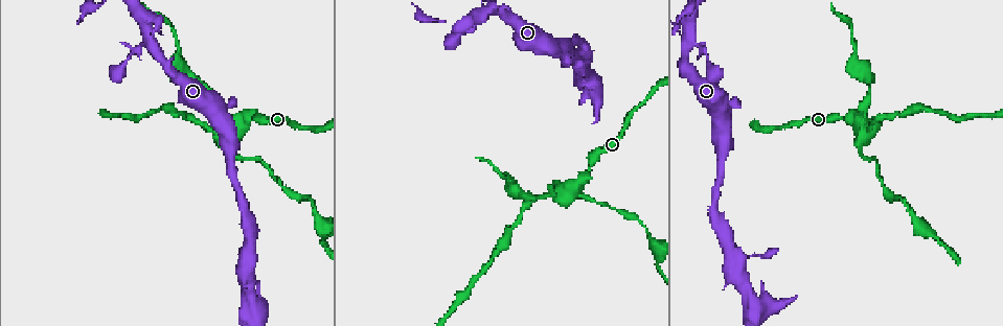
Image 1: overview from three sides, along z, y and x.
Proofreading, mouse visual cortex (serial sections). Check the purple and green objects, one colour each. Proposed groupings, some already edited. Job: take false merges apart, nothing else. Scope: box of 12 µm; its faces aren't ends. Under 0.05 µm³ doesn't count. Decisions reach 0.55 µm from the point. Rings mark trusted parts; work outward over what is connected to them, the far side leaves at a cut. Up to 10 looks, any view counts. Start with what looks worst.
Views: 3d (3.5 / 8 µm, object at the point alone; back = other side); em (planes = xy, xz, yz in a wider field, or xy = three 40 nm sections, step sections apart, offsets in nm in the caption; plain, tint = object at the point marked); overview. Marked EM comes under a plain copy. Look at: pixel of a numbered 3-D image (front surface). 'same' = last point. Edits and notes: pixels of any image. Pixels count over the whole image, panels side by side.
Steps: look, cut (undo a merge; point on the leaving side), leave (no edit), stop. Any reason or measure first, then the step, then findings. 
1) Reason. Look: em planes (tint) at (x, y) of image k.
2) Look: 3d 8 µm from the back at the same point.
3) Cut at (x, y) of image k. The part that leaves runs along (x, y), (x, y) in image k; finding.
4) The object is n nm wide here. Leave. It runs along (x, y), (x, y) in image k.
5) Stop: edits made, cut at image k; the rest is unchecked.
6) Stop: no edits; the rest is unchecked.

Narrows sharply. Look: 3d 3.5 µm at (869, 132) of image 1.

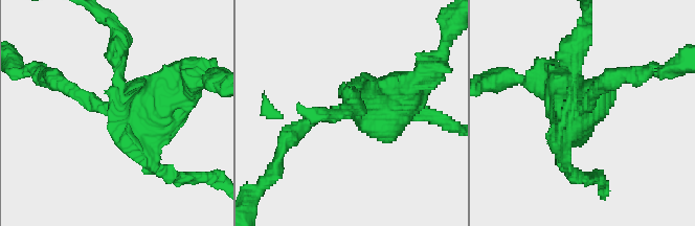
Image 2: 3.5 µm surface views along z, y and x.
Look: em xy step 5 (tint) at (129, 111) of image 2.

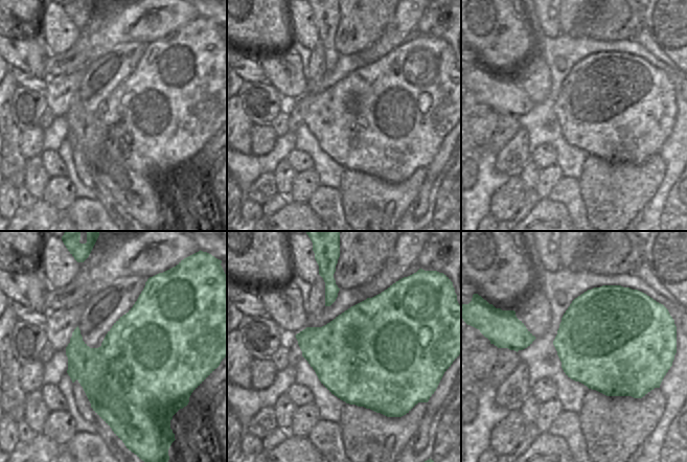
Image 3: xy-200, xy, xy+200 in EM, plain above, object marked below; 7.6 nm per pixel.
Cut at (175, 179) of image 2. The part that leaves runs along (121, 98), (118, 30), (112, 24) in image 2; a second cell is stuck on.

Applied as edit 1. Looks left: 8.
Look: 3d 3.5 µm from the back at (718, 115) of image 1.

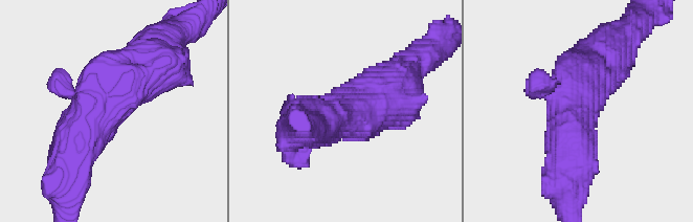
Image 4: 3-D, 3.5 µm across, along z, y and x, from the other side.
Look: em planes (tint) at (96, 113) of image 4.

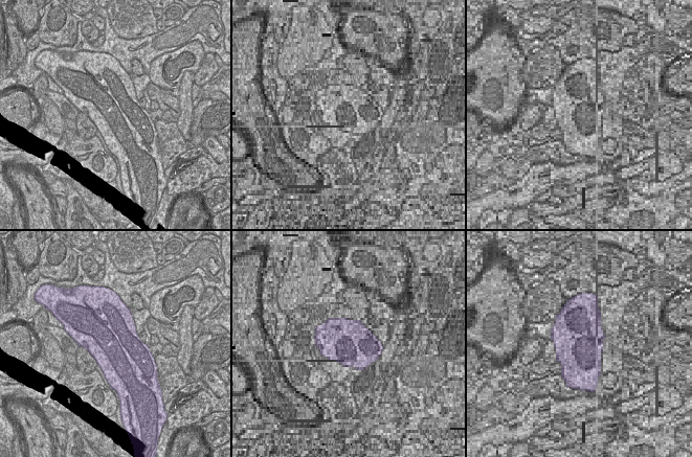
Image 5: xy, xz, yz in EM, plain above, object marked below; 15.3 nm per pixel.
Leave. It runs along (148, 68), (83, 126), (64, 174) in image 4; one cell here.

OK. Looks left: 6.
Look: 3d 3.5 µm at (246, 261) of image 1.

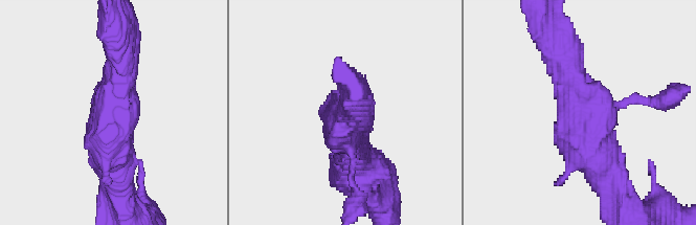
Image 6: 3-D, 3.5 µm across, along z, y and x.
Look: em planes (tint) at (114, 115) of image 6.

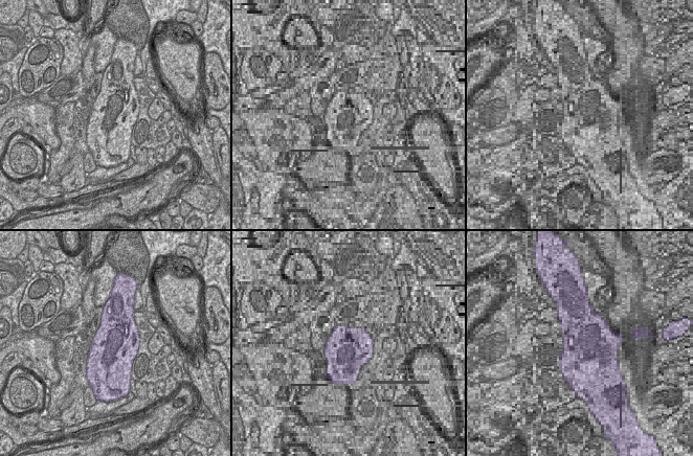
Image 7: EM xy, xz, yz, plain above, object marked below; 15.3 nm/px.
Another direction. Look: em xy step 3 (tint) at the same point.

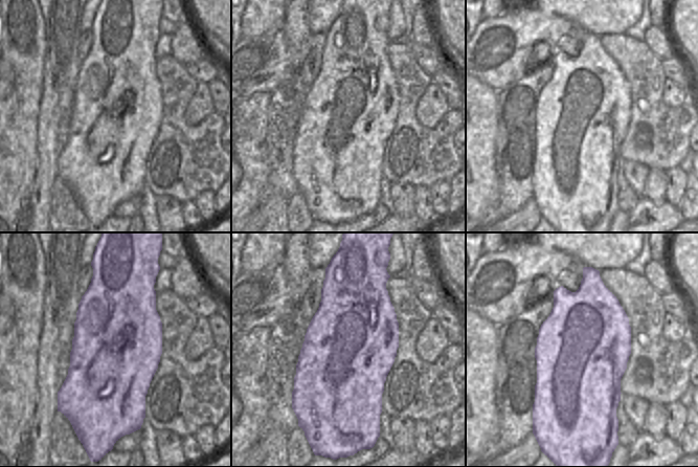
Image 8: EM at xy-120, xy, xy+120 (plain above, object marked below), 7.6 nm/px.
Leave. It runs along (566, 47), (582, 131), (606, 179) in image 6; continuous, no second cell.

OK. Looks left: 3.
Look: 3d 8 µm at (690, 39) of image 1.

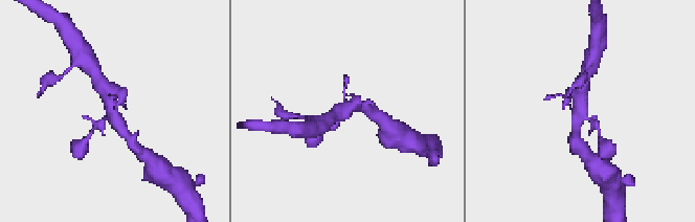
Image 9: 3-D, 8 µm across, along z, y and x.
3 arms meet here; the arms are 250, 250, 500 nm wide. Look: em xy step 2 (tint) at (583, 113) of image 9.

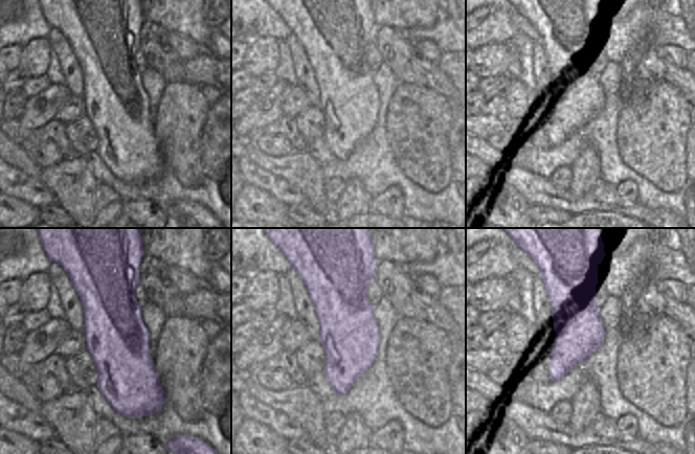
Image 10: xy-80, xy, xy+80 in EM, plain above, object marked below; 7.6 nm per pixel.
Leave. It runs along (129, 138), (103, 85) in image 9; continuous, no second cell.

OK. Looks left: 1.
Stop: edits made, cut at image 2; the rest is unchecked.

